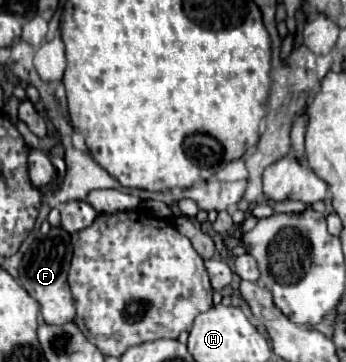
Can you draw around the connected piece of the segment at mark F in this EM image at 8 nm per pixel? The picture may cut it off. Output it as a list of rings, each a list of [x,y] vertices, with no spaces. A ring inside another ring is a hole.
[[[52,228],[44,238],[36,240],[22,258],[20,282],[26,288],[26,292],[34,300],[38,300],[40,312],[42,312],[42,318],[46,324],[60,326],[60,324],[72,322],[72,318],[76,314],[72,296],[70,296],[70,288],[66,284],[70,258],[72,258],[72,244],[70,244],[70,234],[64,232],[64,228]]]

